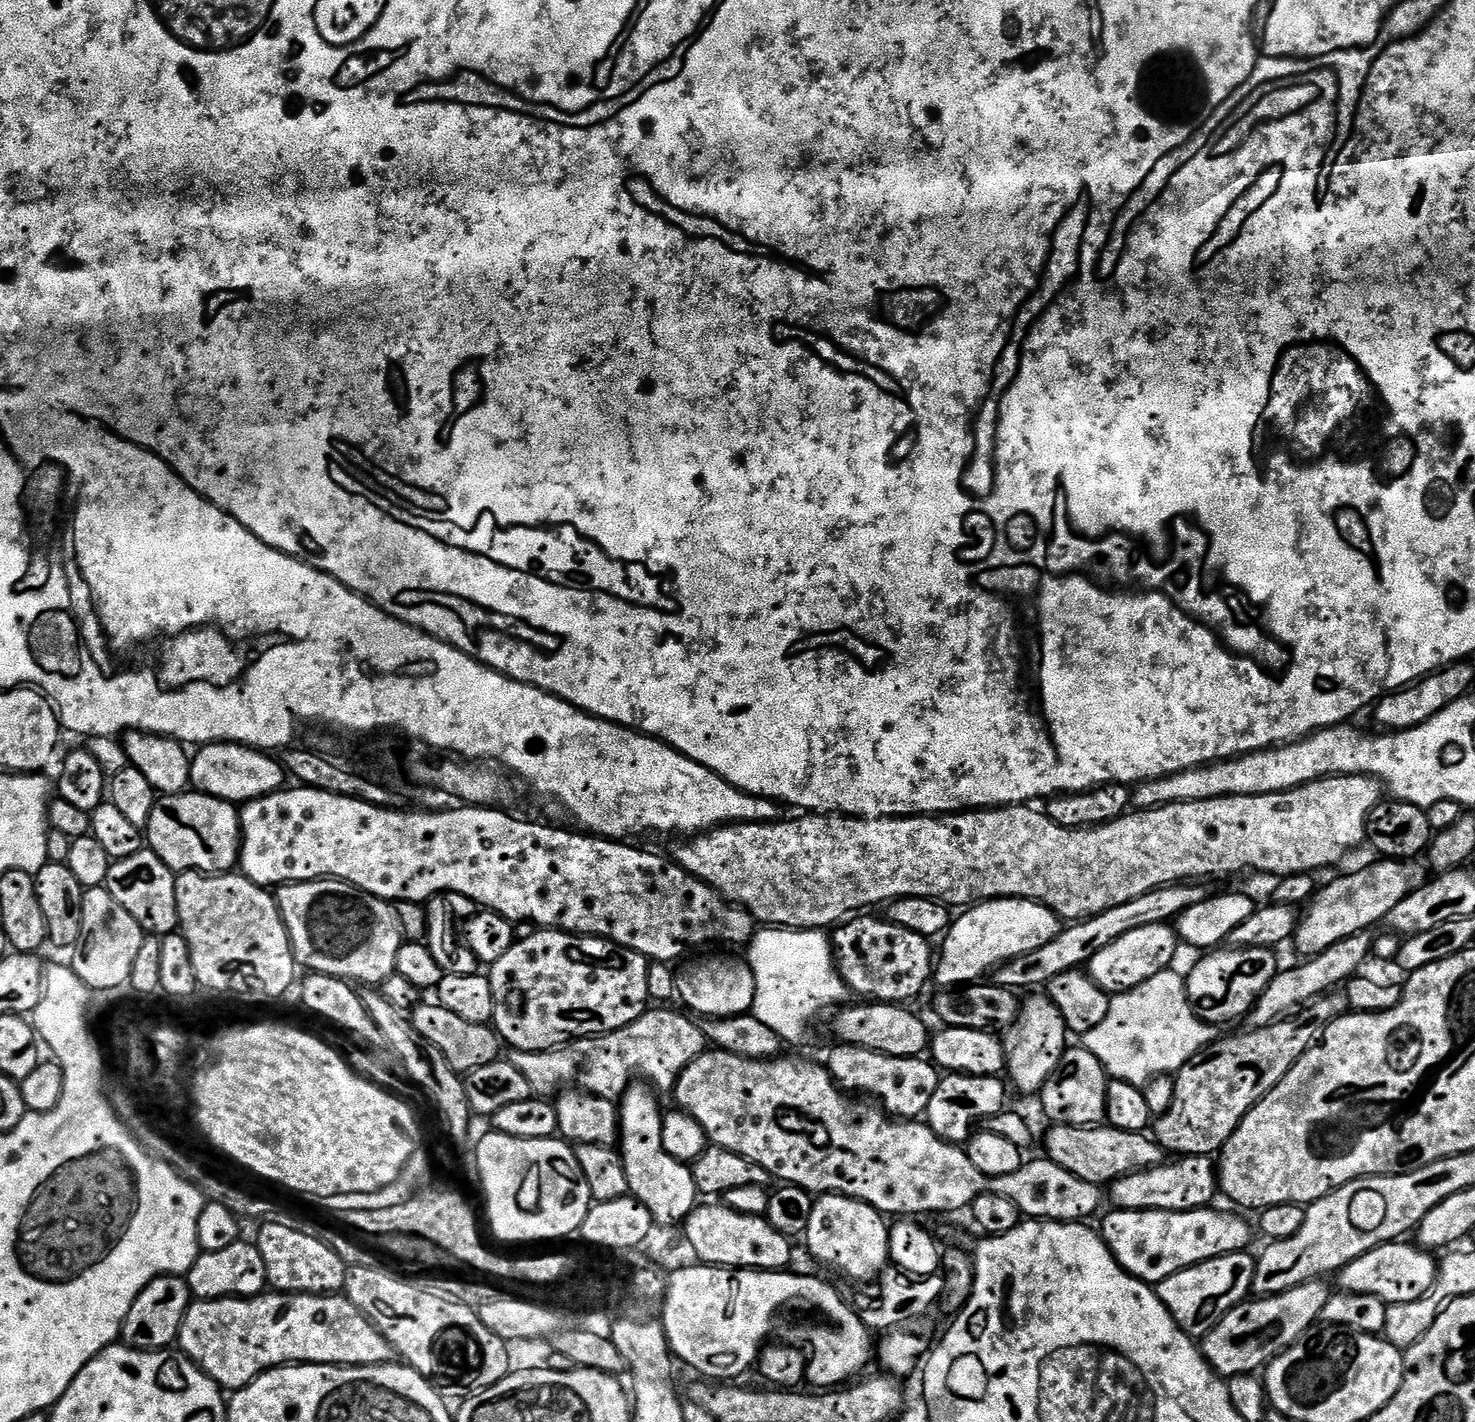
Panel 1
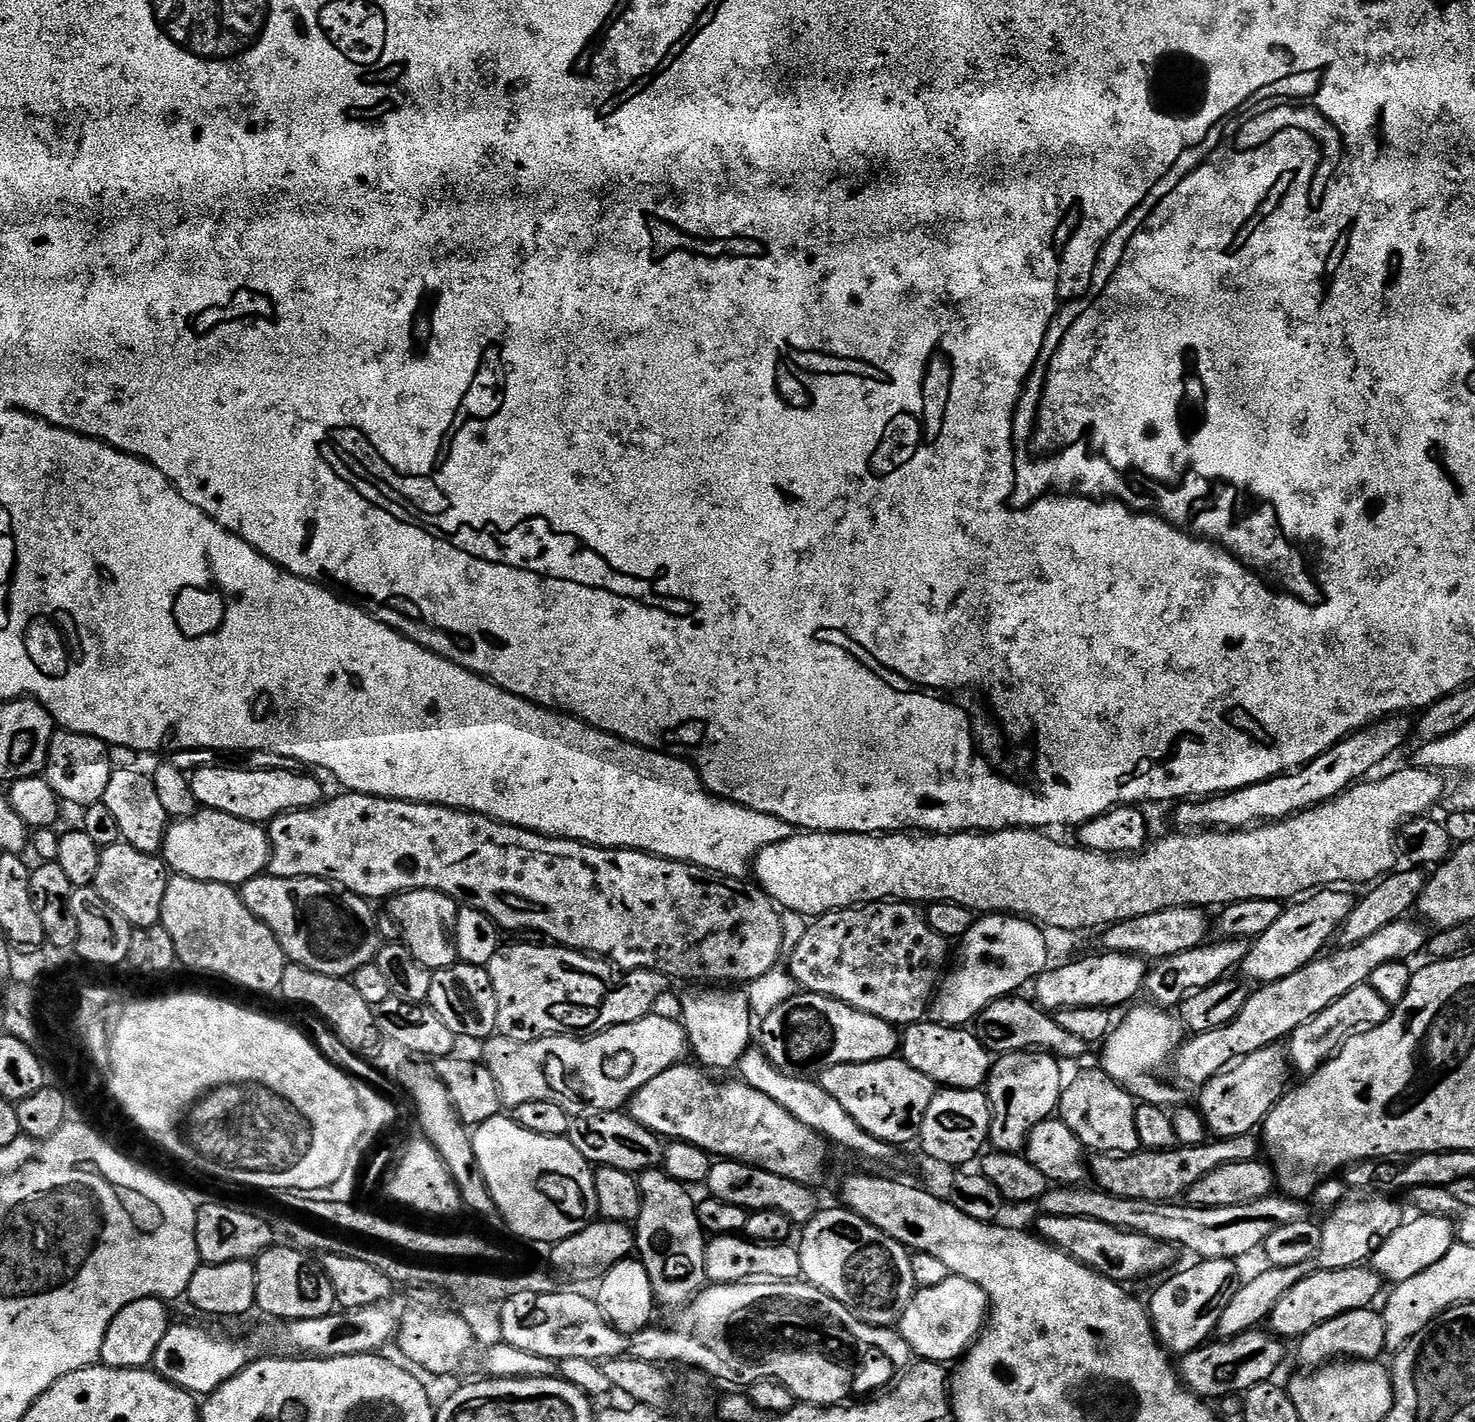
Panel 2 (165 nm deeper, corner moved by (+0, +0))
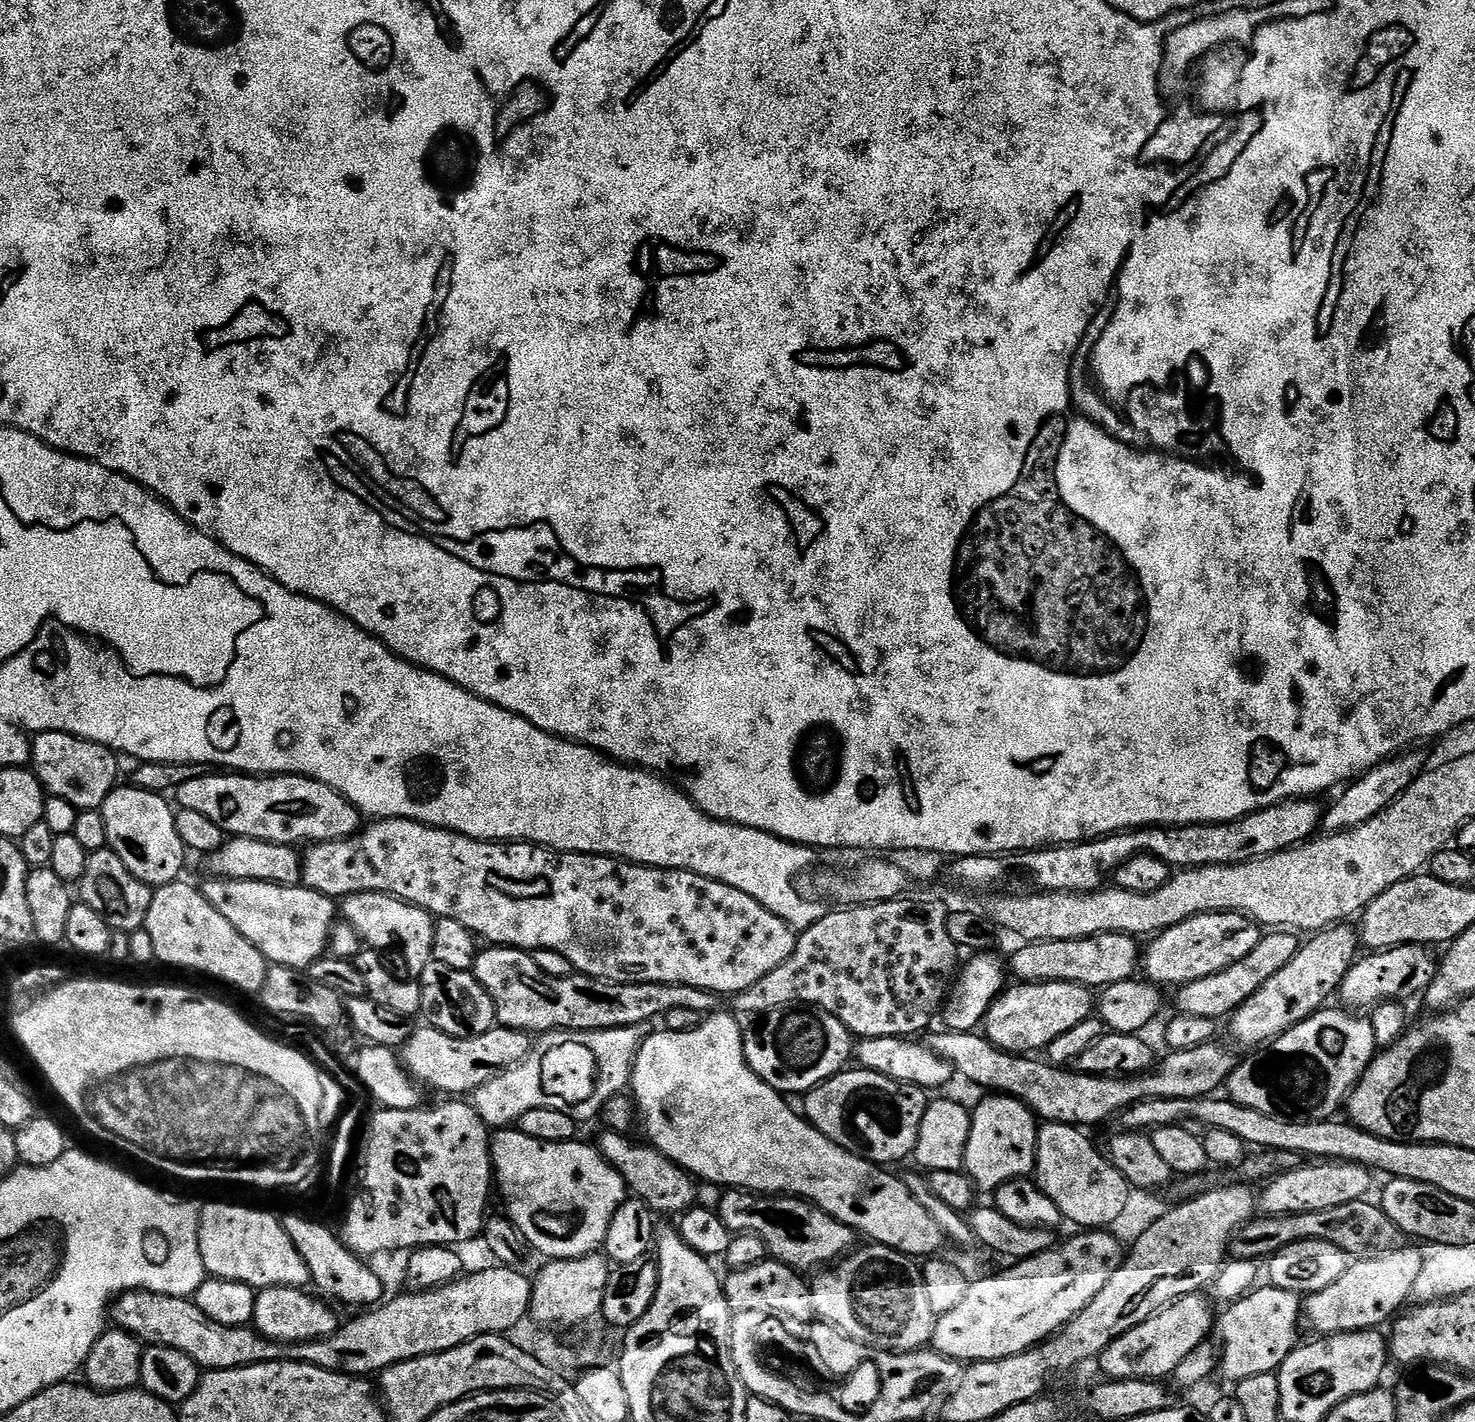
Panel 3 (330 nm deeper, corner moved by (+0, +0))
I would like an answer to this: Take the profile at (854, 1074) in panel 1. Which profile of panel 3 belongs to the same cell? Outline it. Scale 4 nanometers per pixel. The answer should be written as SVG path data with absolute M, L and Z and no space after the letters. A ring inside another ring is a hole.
M845 1070L831 1076L817 1088L811 1088L803 1097L803 1115L826 1138L840 1144L858 1158L877 1166L892 1166L916 1151L922 1118L930 1103L923 1088L900 1084L877 1072Z

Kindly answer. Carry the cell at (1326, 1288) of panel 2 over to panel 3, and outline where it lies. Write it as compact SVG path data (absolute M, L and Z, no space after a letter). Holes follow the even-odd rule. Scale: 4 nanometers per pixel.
M1271 1286L1257 1287L1234 1304L1227 1305L1214 1324L1218 1341L1218 1372L1239 1382L1254 1374L1276 1372L1301 1343L1302 1300L1294 1292ZM1220 1339L1220 1340L1219 1340Z

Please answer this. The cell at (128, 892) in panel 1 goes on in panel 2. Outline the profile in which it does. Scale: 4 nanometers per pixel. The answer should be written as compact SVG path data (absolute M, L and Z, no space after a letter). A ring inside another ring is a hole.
M126 843L106 846L100 849L98 874L95 889L102 899L110 902L122 918L136 930L151 930L161 923L162 906L166 902L166 886L170 879L170 869L159 855L134 850Z

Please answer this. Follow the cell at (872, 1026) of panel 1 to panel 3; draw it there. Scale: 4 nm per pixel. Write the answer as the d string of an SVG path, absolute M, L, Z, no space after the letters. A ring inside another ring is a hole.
M792 1006L787 1011L785 1016L774 1010L765 1011L757 1024L747 1025L744 1053L754 1074L775 1092L807 1094L811 1088L825 1084L831 1076L837 1076L849 1067L854 1056L854 1037L834 1014L821 1008Z

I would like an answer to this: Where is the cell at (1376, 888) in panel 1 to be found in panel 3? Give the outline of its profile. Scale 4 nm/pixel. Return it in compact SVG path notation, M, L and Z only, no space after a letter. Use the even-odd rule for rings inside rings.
M1272 930L1267 934L1261 935L1258 946L1242 958L1242 962L1234 962L1234 966L1226 966L1226 970L1216 972L1213 976L1198 978L1189 984L1181 984L1175 989L1176 1009L1181 1016L1193 1016L1194 1018L1210 1018L1217 1022L1223 1021L1222 1018L1231 1017L1232 1013L1238 1011L1240 1007L1254 995L1290 958L1294 958L1298 947L1298 940L1291 931Z

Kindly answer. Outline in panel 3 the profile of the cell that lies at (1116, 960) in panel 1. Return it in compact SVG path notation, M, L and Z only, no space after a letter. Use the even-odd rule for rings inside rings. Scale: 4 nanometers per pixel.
M1046 982L1045 984L1013 983L1005 987L990 1005L982 1021L983 1035L1003 1052L1036 1054L1047 1049L1054 1038L1066 1034L1066 1030L1089 1019L1094 1012L1094 992L1081 984L1070 982Z

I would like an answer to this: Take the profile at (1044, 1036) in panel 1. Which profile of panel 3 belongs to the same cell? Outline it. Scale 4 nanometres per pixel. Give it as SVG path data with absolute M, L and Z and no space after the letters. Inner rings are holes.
M985 1095L985 1100L971 1109L972 1125L966 1142L964 1168L977 1189L995 1190L1006 1182L1028 1178L1036 1171L1036 1134L1038 1117L1013 1096Z

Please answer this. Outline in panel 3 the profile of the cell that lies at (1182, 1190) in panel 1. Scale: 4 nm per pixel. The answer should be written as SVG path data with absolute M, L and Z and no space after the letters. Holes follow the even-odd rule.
M1308 1162L1303 1166L1289 1168L1279 1173L1263 1185L1264 1193L1258 1196L1258 1208L1264 1216L1293 1216L1294 1214L1310 1214L1318 1210L1334 1210L1334 1206L1346 1206L1346 1202L1365 1199L1372 1188L1373 1173L1361 1164L1345 1164L1343 1162Z

